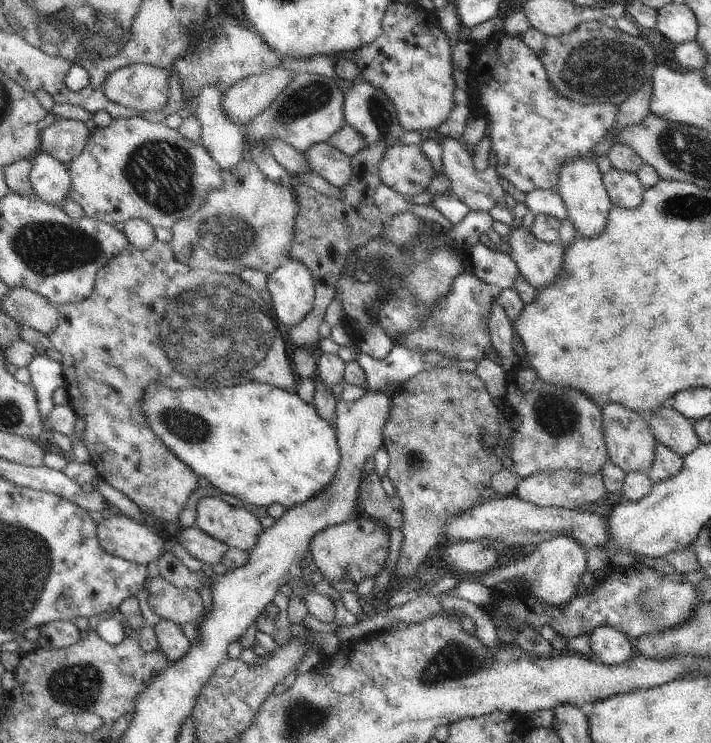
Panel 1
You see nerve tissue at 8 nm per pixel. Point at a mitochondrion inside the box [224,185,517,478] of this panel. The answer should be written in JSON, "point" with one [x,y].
{"point":[450,335]}

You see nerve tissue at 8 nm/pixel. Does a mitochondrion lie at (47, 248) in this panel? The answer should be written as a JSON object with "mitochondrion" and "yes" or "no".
{"mitochondrion":"yes"}

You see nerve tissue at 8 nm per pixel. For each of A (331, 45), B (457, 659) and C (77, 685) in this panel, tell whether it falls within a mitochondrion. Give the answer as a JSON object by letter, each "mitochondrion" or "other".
{"A":"other","B":"mitochondrion","C":"mitochondrion"}

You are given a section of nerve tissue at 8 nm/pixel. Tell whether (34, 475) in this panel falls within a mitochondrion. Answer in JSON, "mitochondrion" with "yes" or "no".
{"mitochondrion":"no"}

